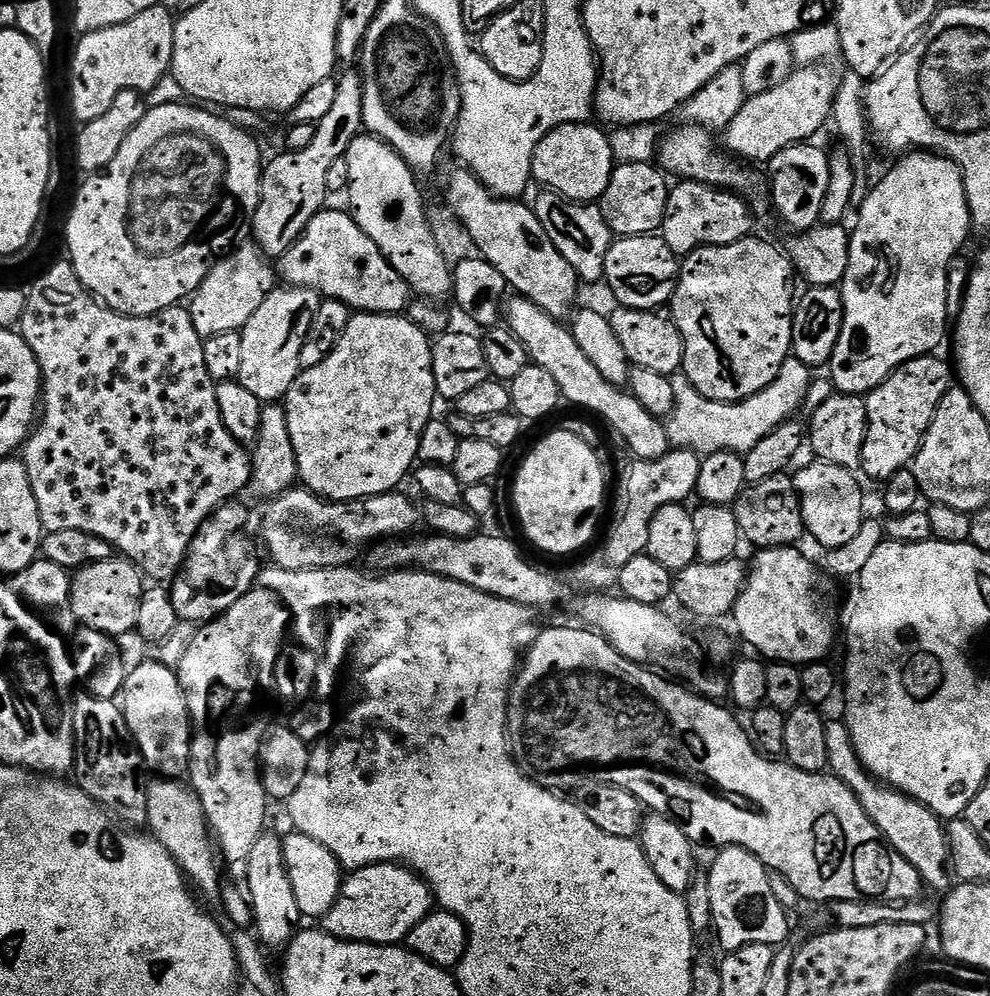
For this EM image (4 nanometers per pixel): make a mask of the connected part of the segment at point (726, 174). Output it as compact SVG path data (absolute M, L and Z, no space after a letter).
M684 122L681 125L681 128L674 129L665 140L663 137L659 145L658 164L665 173L673 177L676 175L680 180L697 180L703 184L712 184L716 188L729 189L743 196L752 205L753 213L769 211L770 184L763 171L753 170L741 163L739 159L729 158L721 151L718 144L716 149L716 144L712 141L713 133L703 125L695 122Z

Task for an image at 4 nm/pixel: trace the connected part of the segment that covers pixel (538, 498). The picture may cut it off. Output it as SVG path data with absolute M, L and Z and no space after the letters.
M561 430L542 437L521 462L512 500L525 534L542 551L568 556L591 542L604 512L604 491L608 488L600 455L597 449L586 446L582 438Z

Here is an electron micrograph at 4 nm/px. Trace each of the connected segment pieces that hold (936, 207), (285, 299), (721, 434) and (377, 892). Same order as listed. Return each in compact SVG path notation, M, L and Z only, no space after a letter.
M913 150L901 155L900 160L884 177L873 183L871 192L865 200L865 204L858 209L860 217L856 220L856 229L851 229L848 241L850 242L850 266L846 266L844 283L839 285L840 296L844 300L844 317L842 318L842 330L838 334L838 346L834 346L834 354L830 361L832 368L832 384L837 393L846 396L859 396L872 392L885 378L896 368L901 368L906 362L910 362L919 356L927 356L937 351L936 347L944 340L944 335L950 332L950 312L948 316L948 270L952 267L960 247L968 240L968 235L974 232L970 206L966 198L966 186L964 175L960 173L959 166L946 156L927 150Z
M291 286L273 287L272 293L254 310L254 318L240 332L242 338L242 370L240 384L262 402L280 402L288 395L290 386L300 377L300 355L314 314L321 302L319 292Z
M789 358L782 366L778 378L774 378L774 382L770 382L770 386L758 390L758 394L754 394L750 398L737 400L735 404L731 404L730 402L707 400L691 384L687 376L677 374L671 377L674 386L674 410L666 420L669 445L673 449L689 449L701 457L709 456L715 452L747 454L754 446L758 446L758 442L762 442L762 438L766 438L766 434L770 434L770 430L774 430L780 424L783 424L785 420L793 419L797 415L796 411L803 406L804 399L808 396L808 387L812 384L812 376L814 376L813 369L809 368L807 364L795 358Z
M385 862L357 868L345 879L334 906L322 917L323 931L339 940L359 944L394 944L407 941L410 930L434 911L432 888L423 876L402 865Z

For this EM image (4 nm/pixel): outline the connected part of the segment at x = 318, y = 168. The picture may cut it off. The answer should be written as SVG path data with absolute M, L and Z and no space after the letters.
M348 70L344 77L336 80L338 95L334 97L334 106L330 109L330 114L322 118L316 125L314 142L306 146L306 150L297 152L281 151L281 156L276 156L272 161L263 165L260 174L260 201L256 207L256 212L250 221L251 239L257 248L269 258L279 258L286 255L294 245L297 238L304 233L306 226L315 216L325 207L324 199L330 196L326 186L326 174L330 171L330 166L338 162L347 153L350 142L362 132L364 128L364 115L362 114L362 86L363 80L360 79L359 71Z

